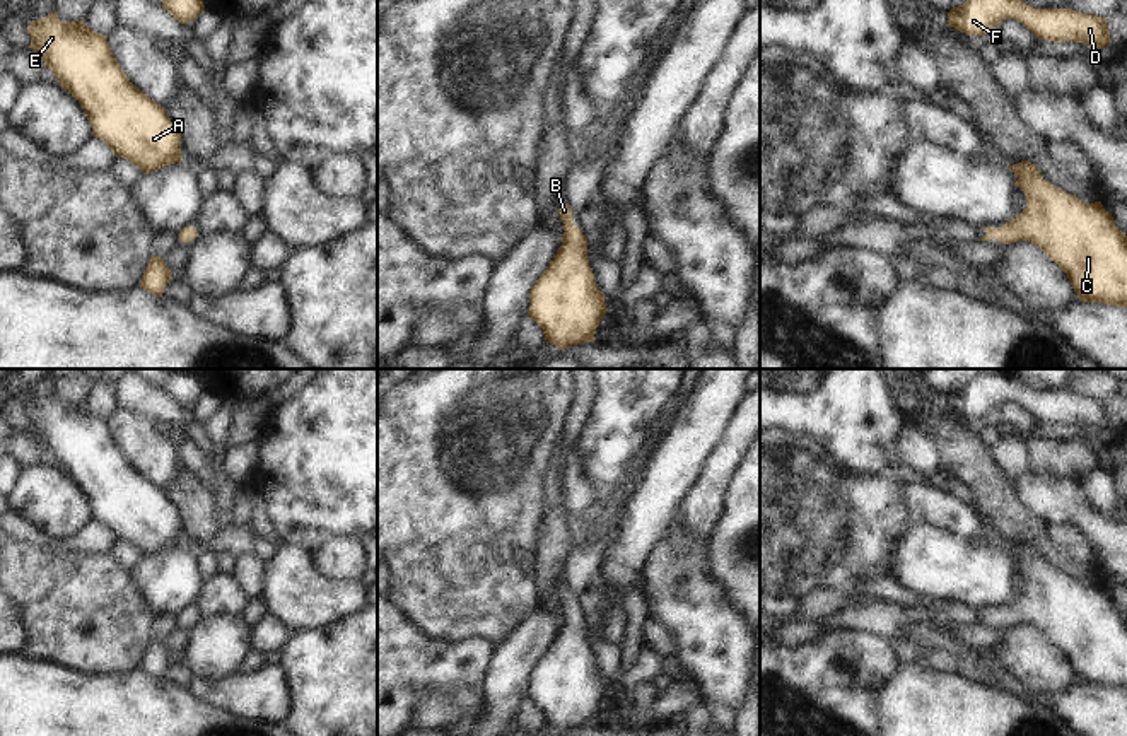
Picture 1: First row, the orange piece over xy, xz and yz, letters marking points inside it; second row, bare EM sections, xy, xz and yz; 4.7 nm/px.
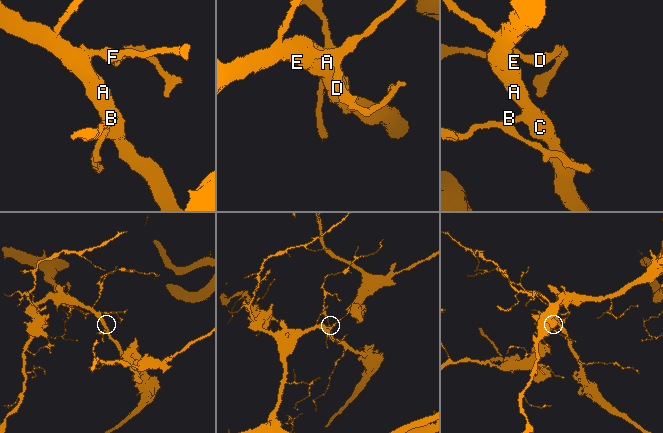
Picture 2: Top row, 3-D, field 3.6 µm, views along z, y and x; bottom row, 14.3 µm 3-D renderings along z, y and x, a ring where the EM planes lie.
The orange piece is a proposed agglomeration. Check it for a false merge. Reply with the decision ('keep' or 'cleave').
keep

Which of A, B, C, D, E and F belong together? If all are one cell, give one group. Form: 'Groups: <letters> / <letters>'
Groups: A B C D E F.

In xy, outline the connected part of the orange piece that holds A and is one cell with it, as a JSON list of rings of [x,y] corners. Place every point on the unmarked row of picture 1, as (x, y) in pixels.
[[[55,391],[44,401],[32,403],[27,413],[31,417],[29,430],[53,454],[58,468],[82,488],[92,509],[92,517],[102,523],[116,540],[128,541],[143,557],[183,543],[181,512],[161,487],[130,464],[120,451],[106,418],[94,415],[84,406],[84,401],[61,405]]]

